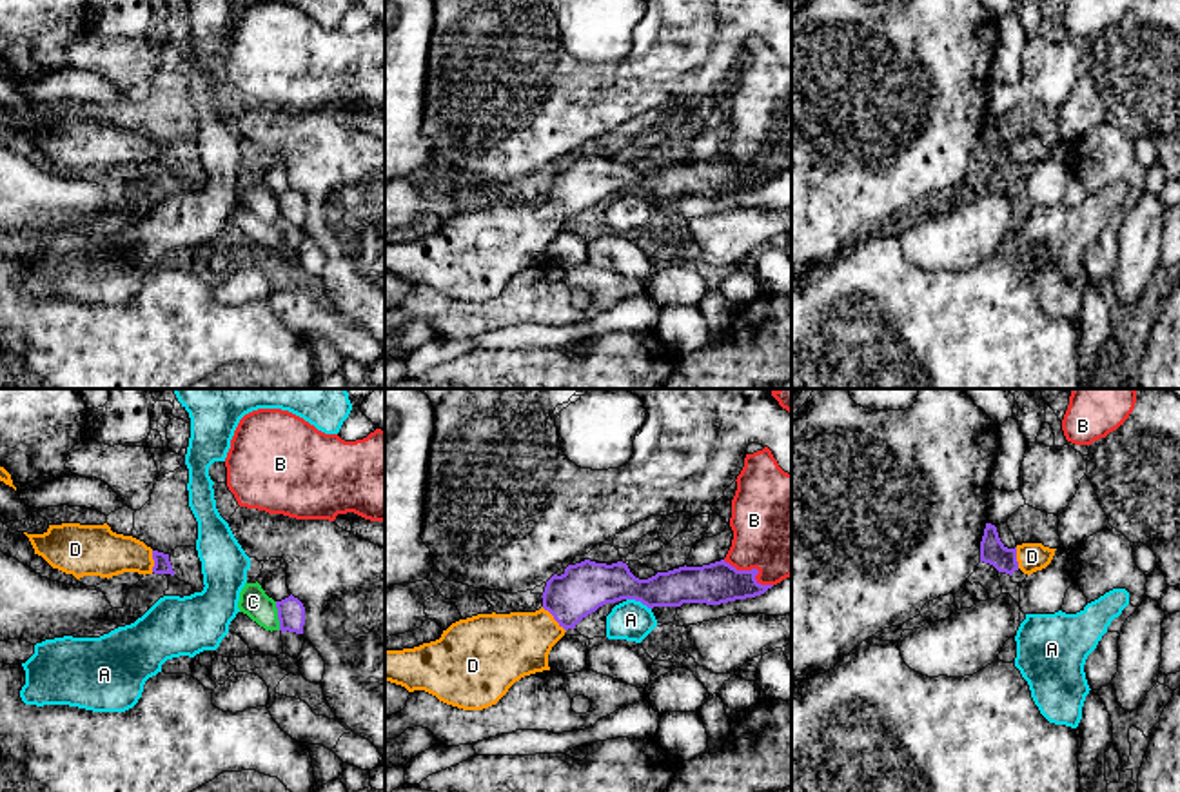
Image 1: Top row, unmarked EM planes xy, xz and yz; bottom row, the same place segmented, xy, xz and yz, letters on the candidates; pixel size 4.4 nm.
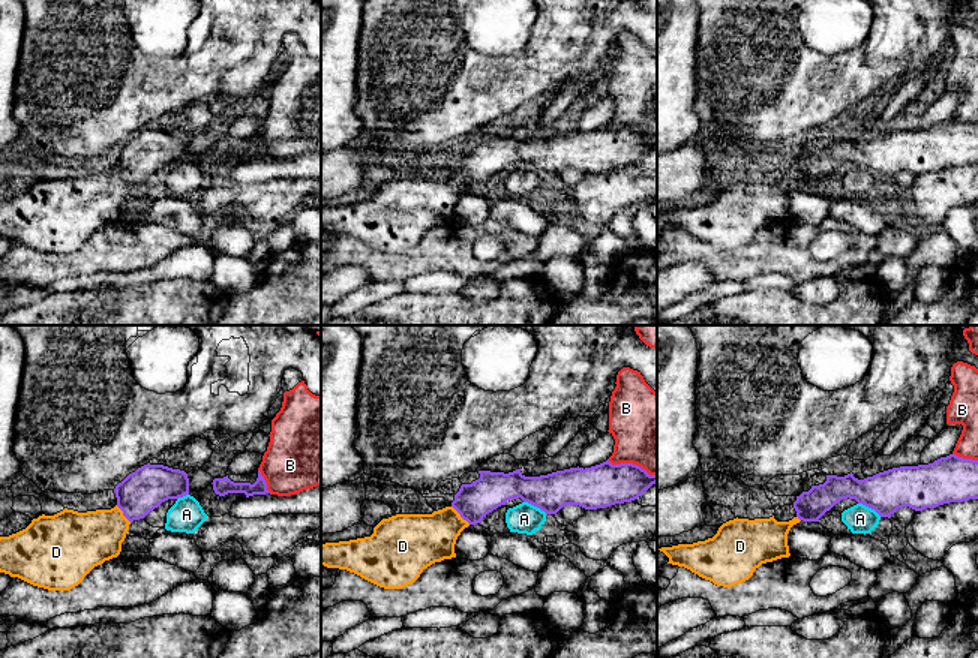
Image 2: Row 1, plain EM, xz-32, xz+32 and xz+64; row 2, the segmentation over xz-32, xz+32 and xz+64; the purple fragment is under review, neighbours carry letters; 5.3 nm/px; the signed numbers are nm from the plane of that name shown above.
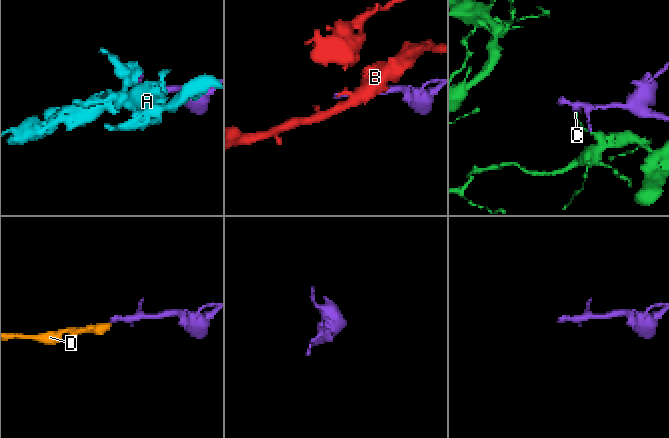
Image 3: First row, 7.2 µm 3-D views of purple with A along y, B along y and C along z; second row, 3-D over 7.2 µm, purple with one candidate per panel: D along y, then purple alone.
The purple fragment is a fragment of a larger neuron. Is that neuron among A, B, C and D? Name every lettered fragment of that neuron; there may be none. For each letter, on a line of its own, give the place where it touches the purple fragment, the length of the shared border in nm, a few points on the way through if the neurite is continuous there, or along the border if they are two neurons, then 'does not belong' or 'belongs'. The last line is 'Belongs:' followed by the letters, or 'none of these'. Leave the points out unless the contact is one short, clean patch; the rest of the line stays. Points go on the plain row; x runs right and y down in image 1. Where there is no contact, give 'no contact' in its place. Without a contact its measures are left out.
A: contact xz (639, 193); length 120 nm; does not belong
B: contact xz (752, 162); length 260 nm; border xz (723, 153), (737, 162), (756, 162), (756, 171), (772, 178); does not belong
C: contact xy (278, 209); length 130 nm; does not belong
D: contact xz (554, 211); length 160 nm; way xz (587, 178), (554, 211), (543, 222), (507, 240); belongs
Belongs: D

